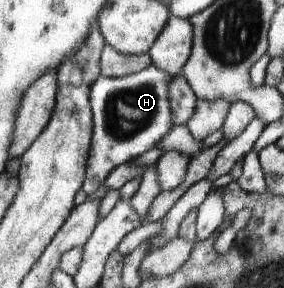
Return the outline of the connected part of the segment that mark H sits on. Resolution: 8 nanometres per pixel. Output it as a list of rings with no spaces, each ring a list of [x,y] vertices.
[[[153,64],[133,75],[120,78],[106,78],[100,75],[95,80],[89,93],[93,113],[93,135],[89,157],[85,161],[85,179],[82,185],[87,195],[93,195],[113,169],[152,150],[173,129],[173,113],[169,107],[171,81],[171,75],[167,75]]]

